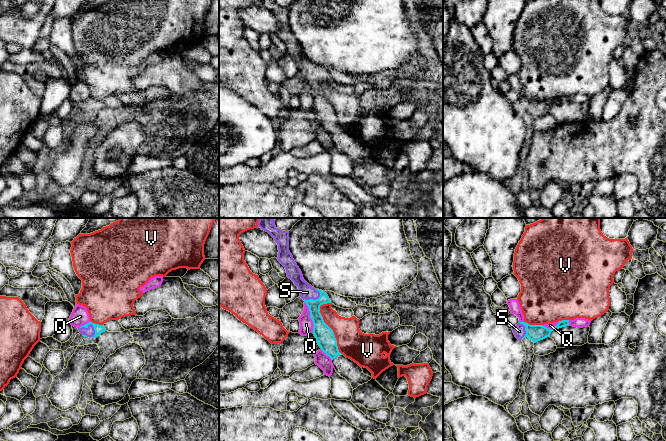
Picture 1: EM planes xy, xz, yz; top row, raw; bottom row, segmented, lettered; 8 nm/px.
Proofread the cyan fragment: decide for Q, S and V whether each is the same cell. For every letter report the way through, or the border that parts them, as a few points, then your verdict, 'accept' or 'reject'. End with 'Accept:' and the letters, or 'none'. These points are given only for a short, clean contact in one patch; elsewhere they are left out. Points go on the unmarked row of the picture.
Q: reject
S: runs through xy (99, 105), (96, 105), (90, 99), (89, 108); accept
V: reject
Accept: S

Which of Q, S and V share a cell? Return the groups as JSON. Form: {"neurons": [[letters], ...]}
{"neurons": [["Q"], ["S"], ["V"]]}

